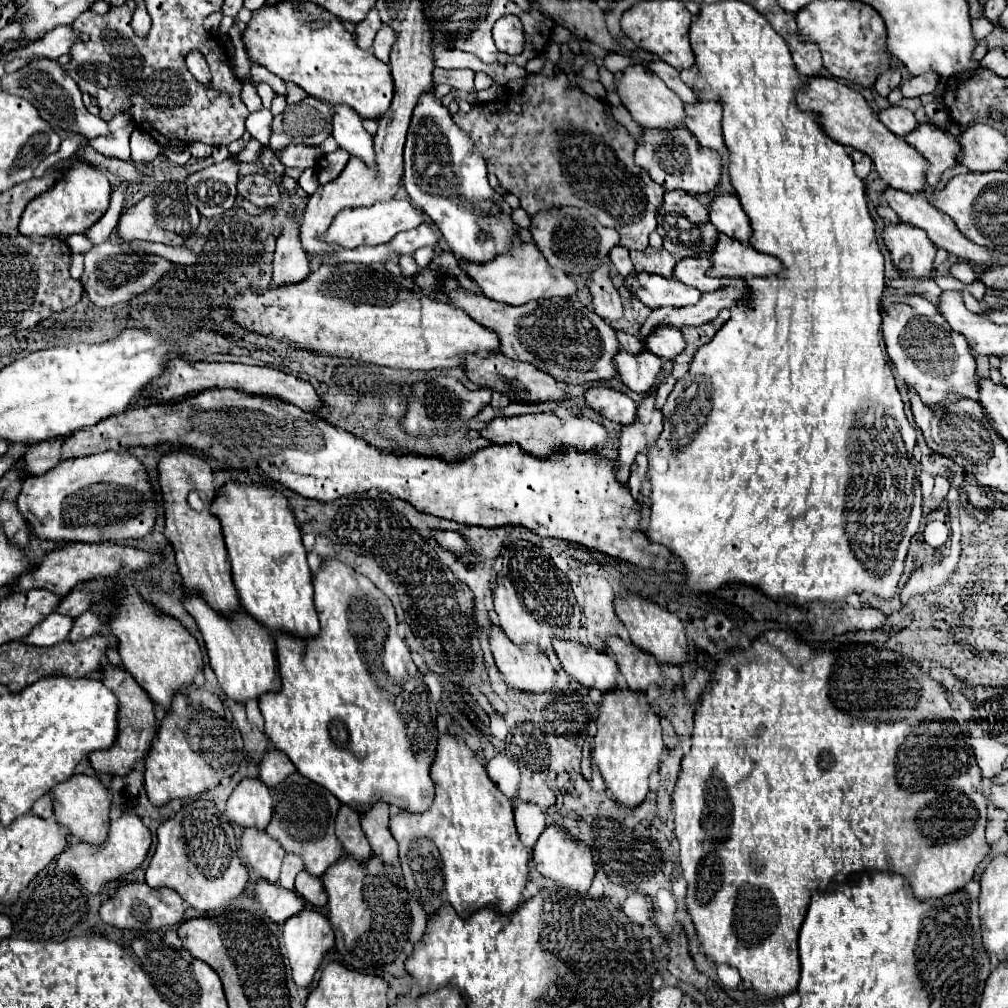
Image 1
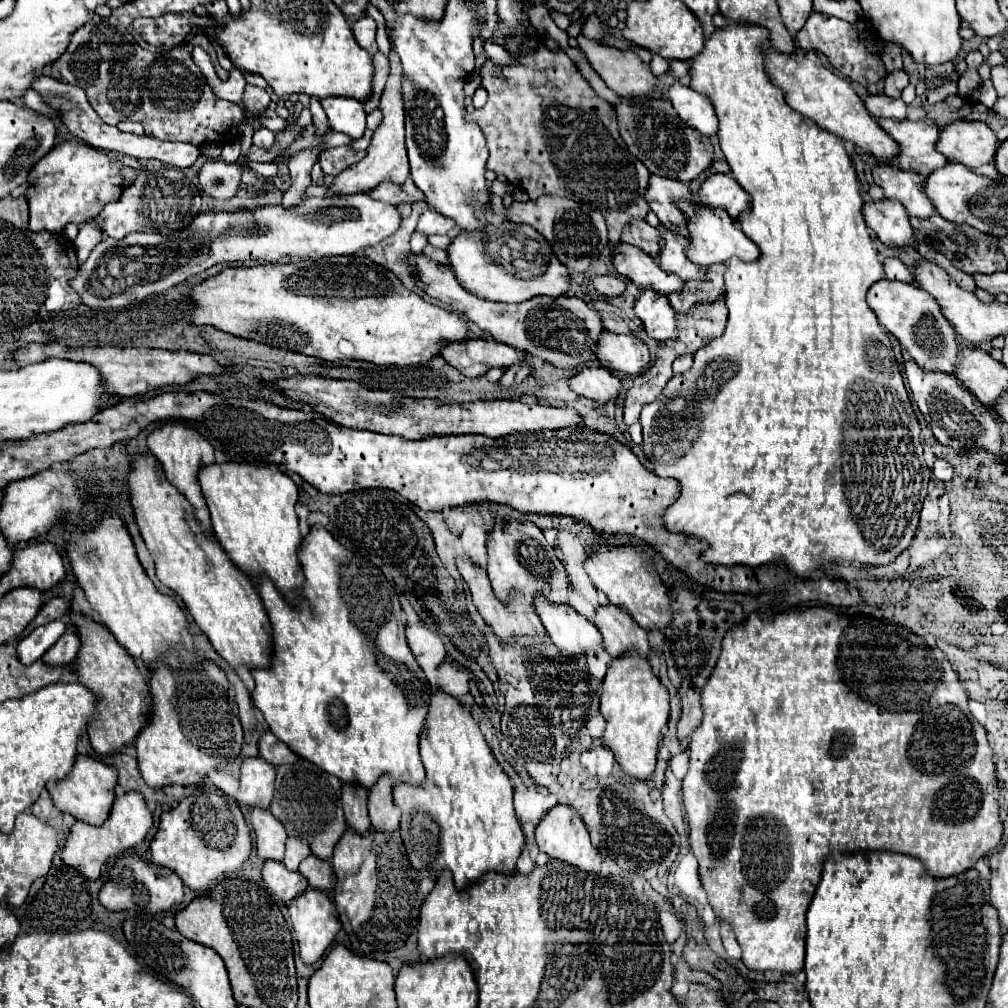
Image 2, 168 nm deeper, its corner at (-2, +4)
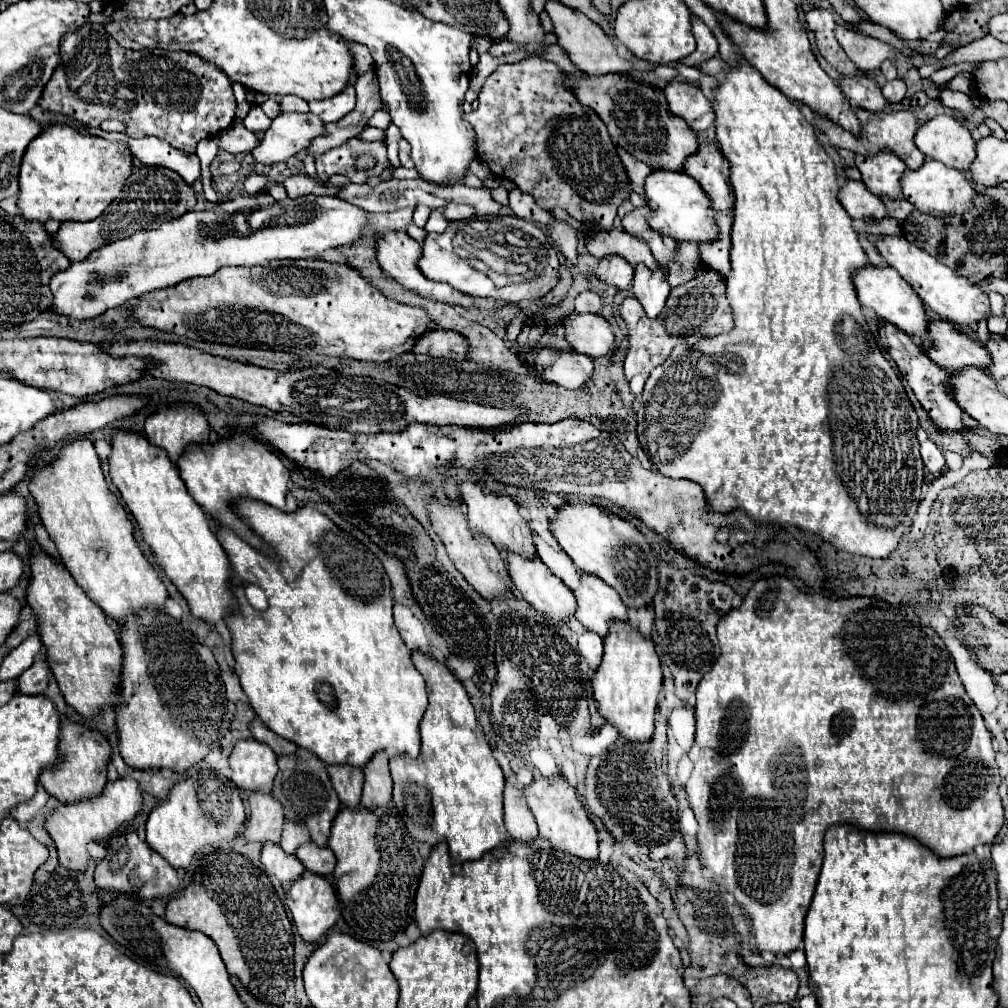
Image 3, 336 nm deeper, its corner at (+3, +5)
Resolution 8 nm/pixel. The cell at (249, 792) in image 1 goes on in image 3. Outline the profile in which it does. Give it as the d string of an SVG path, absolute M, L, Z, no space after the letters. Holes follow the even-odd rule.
M254 738L238 740L230 752L232 782L242 790L272 792L272 782L278 772L276 754L268 744Z

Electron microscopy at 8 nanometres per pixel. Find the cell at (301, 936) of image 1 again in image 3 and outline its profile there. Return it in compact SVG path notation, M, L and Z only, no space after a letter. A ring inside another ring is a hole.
M304 870L302 876L292 882L292 886L288 890L288 908L292 912L292 918L294 918L294 924L300 932L300 936L306 942L316 942L318 938L322 938L334 926L334 922L340 918L340 904L338 904L334 886L330 884L328 878L322 878L308 870Z

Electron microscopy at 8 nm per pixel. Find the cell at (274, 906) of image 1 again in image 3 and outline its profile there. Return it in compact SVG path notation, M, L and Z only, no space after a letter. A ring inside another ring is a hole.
M264 844L260 860L264 864L264 870L268 874L274 874L282 884L290 884L304 872L302 862L296 856L282 852L280 844Z

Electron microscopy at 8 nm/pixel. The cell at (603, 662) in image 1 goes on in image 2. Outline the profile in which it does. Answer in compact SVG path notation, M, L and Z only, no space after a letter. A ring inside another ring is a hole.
M535 601L537 615L541 617L551 641L571 655L587 655L603 649L599 629L581 617L569 605L553 605L549 601Z

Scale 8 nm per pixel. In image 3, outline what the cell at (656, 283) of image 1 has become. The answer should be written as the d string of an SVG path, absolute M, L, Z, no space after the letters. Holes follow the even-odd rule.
M592 226L586 238L586 248L596 258L618 254L626 258L630 264L644 262L648 268L656 268L656 260L650 248L638 236L626 230L620 230L616 226L610 232L602 232L602 228Z

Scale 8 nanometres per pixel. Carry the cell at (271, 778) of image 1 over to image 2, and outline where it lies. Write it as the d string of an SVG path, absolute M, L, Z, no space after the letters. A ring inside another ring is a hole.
M271 731L263 733L259 739L259 755L269 763L269 765L291 765L297 761L297 755L283 743L279 741Z

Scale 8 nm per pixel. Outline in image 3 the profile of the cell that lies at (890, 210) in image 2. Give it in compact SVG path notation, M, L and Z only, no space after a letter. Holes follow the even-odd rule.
M846 180L846 184L838 190L838 200L854 220L886 216L886 208L880 196L874 196L860 180Z

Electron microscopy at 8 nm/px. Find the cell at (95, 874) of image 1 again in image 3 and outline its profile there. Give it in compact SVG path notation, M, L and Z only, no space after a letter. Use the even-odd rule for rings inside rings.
M124 776L118 780L108 780L106 788L100 796L84 798L74 804L60 804L46 816L44 828L56 844L60 864L68 870L86 870L88 866L88 842L108 838L112 832L126 828L132 818L138 814L142 806L142 790L132 776Z

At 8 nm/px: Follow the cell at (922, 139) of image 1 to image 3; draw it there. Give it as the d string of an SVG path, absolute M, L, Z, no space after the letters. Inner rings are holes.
M856 108L856 116L858 116L860 128L862 128L862 130L860 130L860 136L844 130L840 124L824 118L822 114L814 114L814 118L816 118L814 126L816 126L818 130L822 130L822 132L830 138L830 144L832 144L834 148L846 148L846 150L852 150L852 152L856 152L856 154L874 156L874 154L878 154L878 148L884 148L884 146L886 146L886 148L890 148L896 156L900 156L902 162L904 162L910 170L916 170L916 168L922 166L924 154L922 154L922 152L916 148L916 144L914 144L914 134L916 134L916 130L918 130L918 120L914 118L912 112L900 110L900 112L878 112L878 114L876 114L876 112L866 112L866 110L862 110L862 108Z

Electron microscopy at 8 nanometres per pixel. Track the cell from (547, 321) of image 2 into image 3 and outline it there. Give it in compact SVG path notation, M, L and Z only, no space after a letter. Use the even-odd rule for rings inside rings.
M384 232L378 242L376 242L376 260L380 264L380 268L392 276L398 284L402 284L406 290L412 290L424 298L430 298L430 300L438 300L438 302L446 302L446 304L458 304L458 306L464 306L464 308L476 308L476 310L482 310L482 312L494 312L496 308L482 308L482 306L476 306L474 304L474 298L472 296L466 296L462 292L456 292L452 286L444 284L444 282L434 282L434 280L428 280L426 276L422 276L422 272L416 268L416 262L418 258L422 256L422 246L410 238L406 232Z

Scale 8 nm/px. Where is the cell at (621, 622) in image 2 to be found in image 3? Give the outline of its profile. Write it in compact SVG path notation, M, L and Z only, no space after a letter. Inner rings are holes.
M580 574L580 586L574 590L574 596L574 616L584 628L598 632L602 638L608 634L608 624L616 620L628 620L626 606L620 600L618 592L594 574Z

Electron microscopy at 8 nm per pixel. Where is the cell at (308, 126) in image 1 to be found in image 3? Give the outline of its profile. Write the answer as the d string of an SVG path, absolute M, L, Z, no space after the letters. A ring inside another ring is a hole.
M252 106L252 110L248 112L248 116L244 118L244 122L242 122L248 130L252 130L252 132L256 132L256 130L266 130L270 124L272 124L272 120L262 112L262 108L260 106Z

